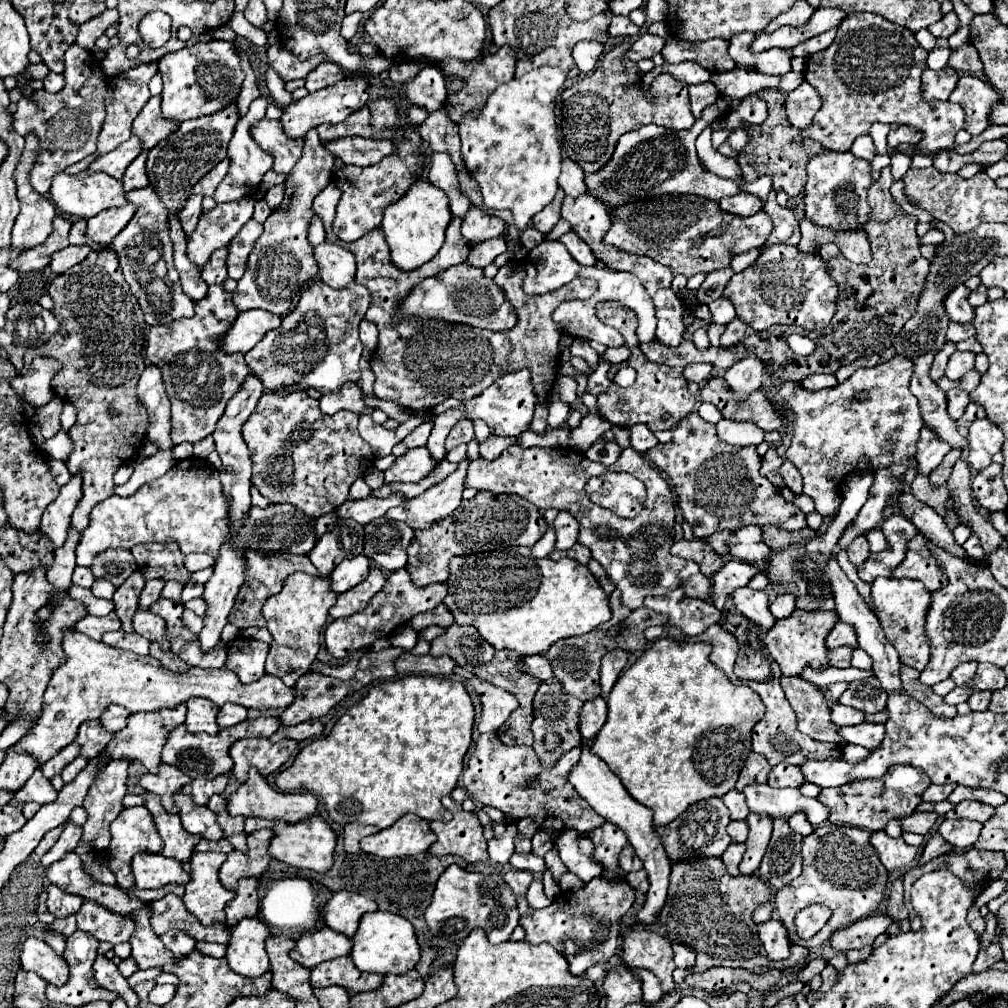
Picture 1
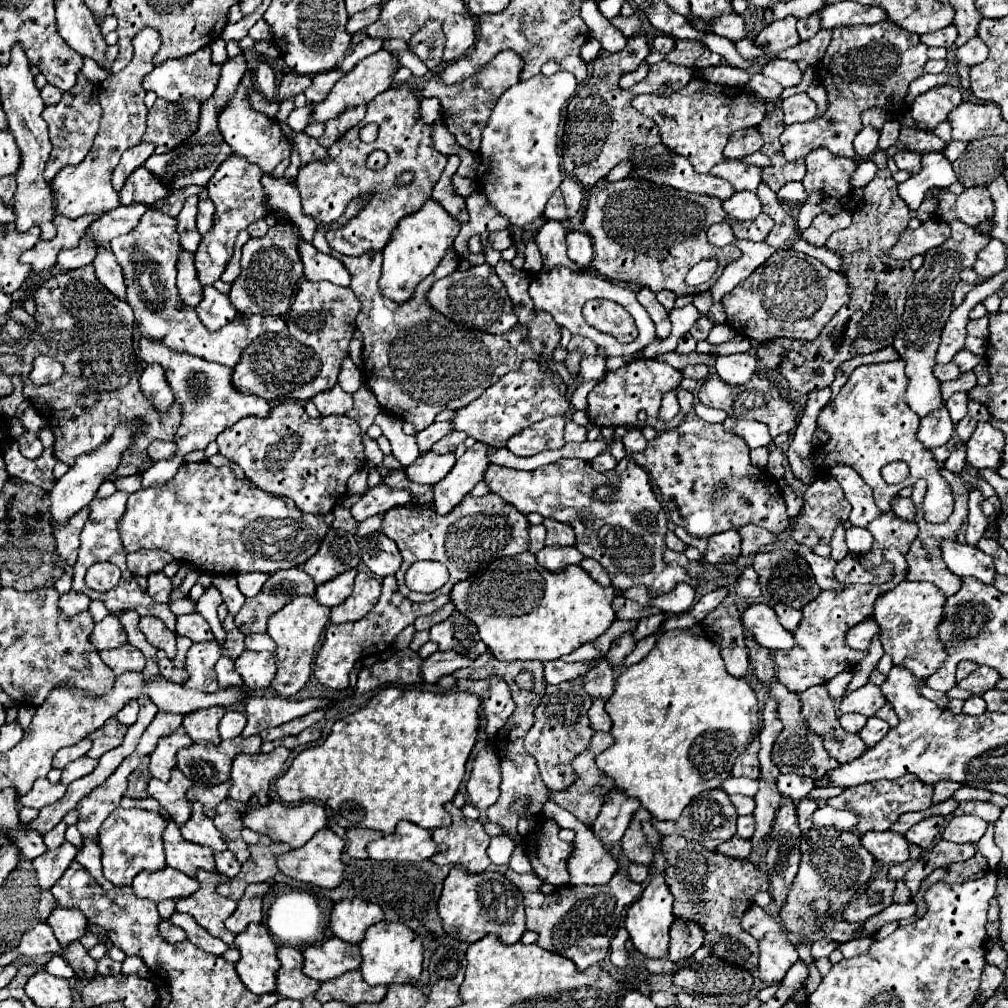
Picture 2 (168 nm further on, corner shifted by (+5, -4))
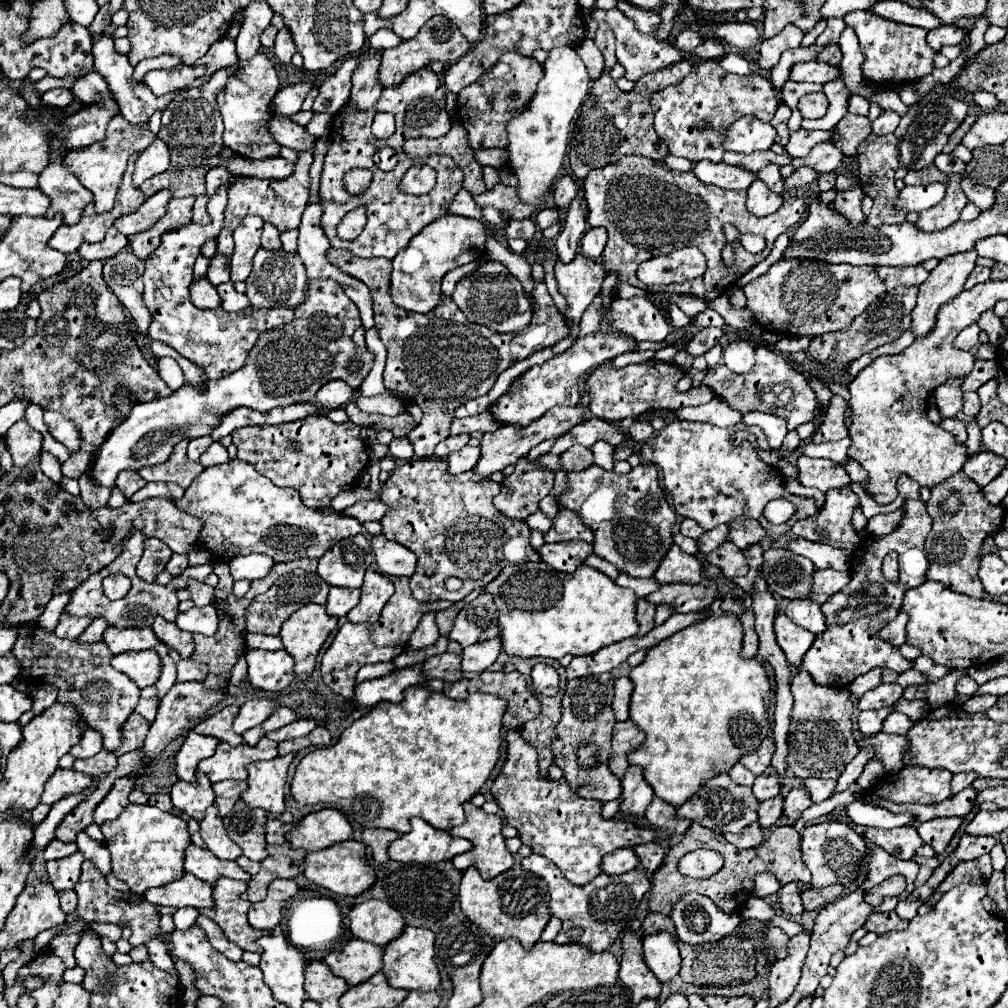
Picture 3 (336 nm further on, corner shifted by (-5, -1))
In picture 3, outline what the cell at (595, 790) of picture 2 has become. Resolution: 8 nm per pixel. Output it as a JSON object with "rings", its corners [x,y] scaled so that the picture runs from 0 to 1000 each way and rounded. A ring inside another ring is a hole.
{"rings":[[[617,715],[609,719],[607,725],[607,751],[603,753],[603,761],[613,773],[619,773],[619,767],[623,763],[621,749],[625,743],[633,741],[639,735],[639,727],[627,717],[627,715]]]}

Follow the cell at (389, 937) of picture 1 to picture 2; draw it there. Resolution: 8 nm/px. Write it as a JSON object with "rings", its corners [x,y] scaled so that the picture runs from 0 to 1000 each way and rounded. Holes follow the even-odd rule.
{"rings":[[[379,915],[371,921],[365,921],[363,933],[357,937],[359,942],[359,968],[367,978],[375,976],[413,976],[419,964],[419,950],[421,940],[419,933],[403,921],[403,917],[391,917],[391,915]]]}

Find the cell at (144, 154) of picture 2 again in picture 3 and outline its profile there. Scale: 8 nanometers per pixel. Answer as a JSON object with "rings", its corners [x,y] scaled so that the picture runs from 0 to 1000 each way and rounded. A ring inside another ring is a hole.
{"rings":[[[155,138],[151,144],[147,144],[147,148],[143,148],[137,154],[131,180],[137,186],[145,178],[149,178],[151,174],[163,172],[167,166],[169,166],[169,150],[167,150],[167,144],[163,140],[159,140],[159,138]]]}

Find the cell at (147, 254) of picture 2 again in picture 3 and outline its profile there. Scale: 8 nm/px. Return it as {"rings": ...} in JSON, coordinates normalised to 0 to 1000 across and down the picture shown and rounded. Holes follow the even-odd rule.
{"rings":[[[220,186],[212,195],[207,196],[205,209],[210,219],[208,223],[187,221],[187,223],[181,223],[179,227],[173,227],[171,231],[163,231],[155,251],[143,257],[143,265],[145,265],[143,301],[147,309],[151,311],[147,334],[153,338],[161,338],[173,344],[175,348],[179,348],[179,352],[198,362],[206,376],[218,376],[222,372],[236,368],[242,362],[258,330],[284,322],[292,316],[292,309],[282,307],[282,305],[272,305],[272,307],[246,305],[234,313],[234,311],[224,311],[220,307],[204,309],[190,303],[187,283],[190,281],[192,259],[198,253],[202,239],[216,235],[220,227],[222,205],[224,205],[224,186]]]}

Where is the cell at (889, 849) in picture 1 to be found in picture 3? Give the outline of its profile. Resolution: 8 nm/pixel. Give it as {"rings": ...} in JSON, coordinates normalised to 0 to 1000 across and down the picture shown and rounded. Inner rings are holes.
{"rings":[[[889,820],[889,822],[865,822],[857,824],[857,832],[875,840],[891,852],[903,852],[907,844],[915,838],[915,832],[907,820]]]}

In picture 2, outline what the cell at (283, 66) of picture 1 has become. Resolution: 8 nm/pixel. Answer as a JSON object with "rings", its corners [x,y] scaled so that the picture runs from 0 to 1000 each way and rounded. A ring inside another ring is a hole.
{"rings":[[[286,71],[282,73],[282,77],[278,79],[278,85],[276,85],[276,99],[286,99],[286,97],[292,97],[294,93],[302,91],[306,85],[310,83],[310,77],[306,75],[296,75],[292,71]]]}

